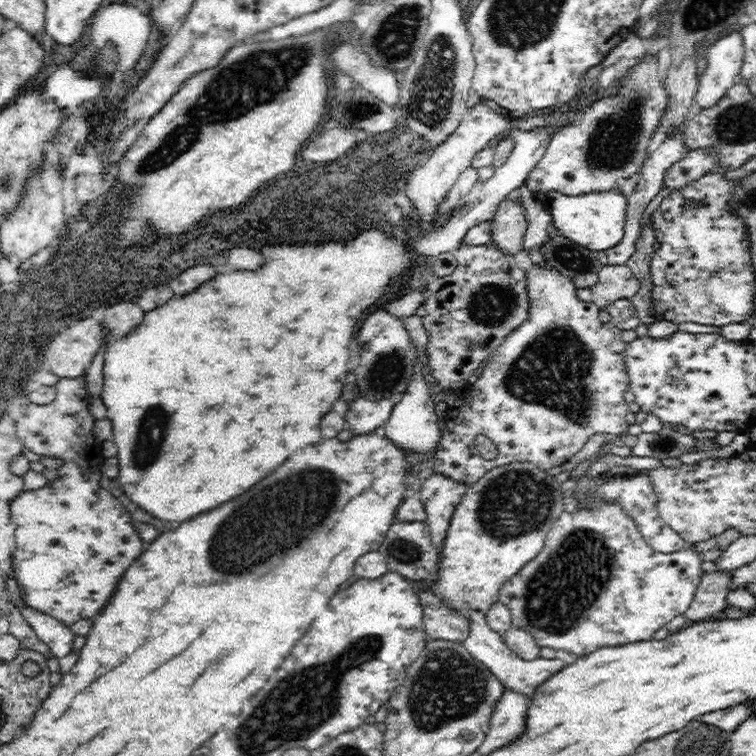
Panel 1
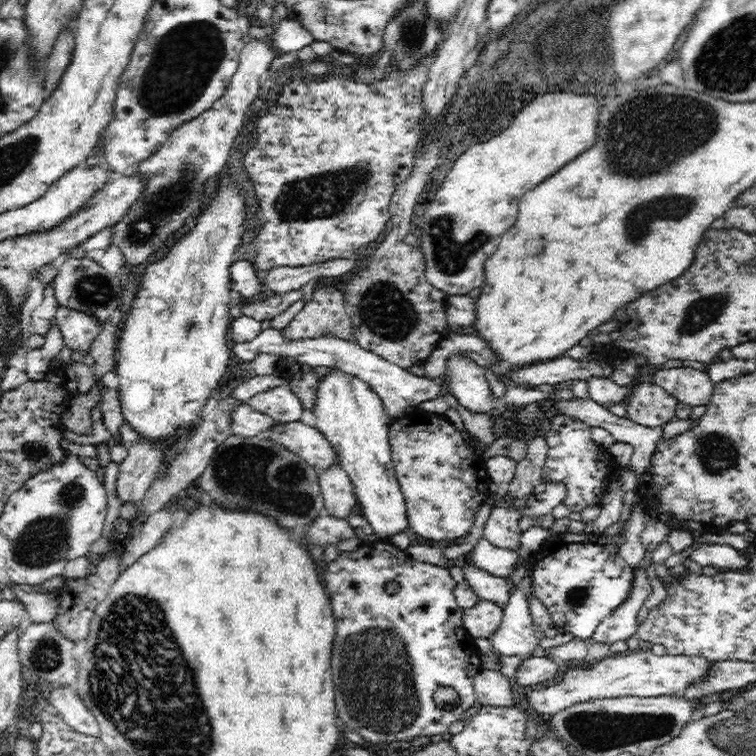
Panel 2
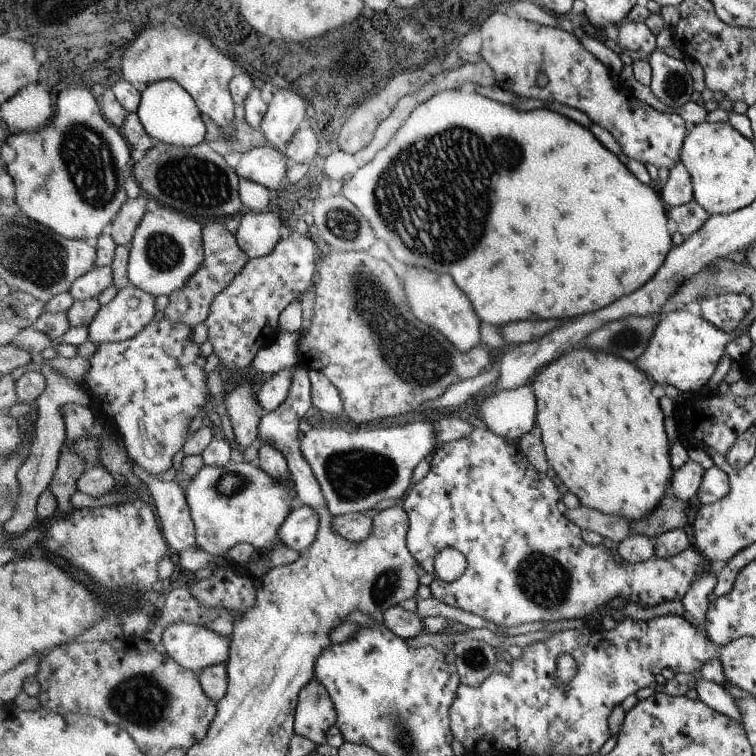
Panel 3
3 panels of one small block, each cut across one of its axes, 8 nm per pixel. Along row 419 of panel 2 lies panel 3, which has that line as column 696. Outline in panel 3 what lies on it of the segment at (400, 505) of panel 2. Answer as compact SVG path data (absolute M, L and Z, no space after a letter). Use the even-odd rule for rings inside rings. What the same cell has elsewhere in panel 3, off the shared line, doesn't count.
M688 310L668 312L662 316L649 348L635 364L654 378L657 388L668 384L681 393L700 393L700 388L716 370L726 344L735 338L735 334L724 332L720 327L710 324L710 321L706 322L704 317L696 316Z

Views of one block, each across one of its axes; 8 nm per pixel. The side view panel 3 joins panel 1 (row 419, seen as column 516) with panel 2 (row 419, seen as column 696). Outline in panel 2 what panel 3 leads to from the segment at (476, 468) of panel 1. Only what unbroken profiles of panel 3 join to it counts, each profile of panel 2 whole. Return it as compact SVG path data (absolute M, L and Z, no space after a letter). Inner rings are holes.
M560 412L548 422L543 432L548 445L548 454L542 467L543 482L562 484L565 488L562 504L570 512L582 512L586 506L600 506L606 492L604 486L616 478L616 461L606 447L592 440L590 428L581 419Z

